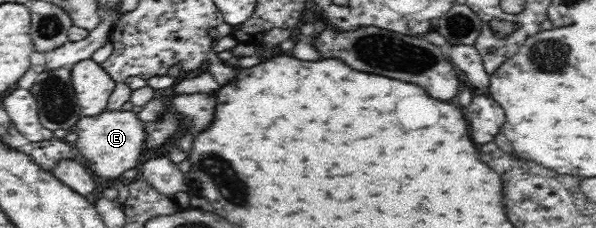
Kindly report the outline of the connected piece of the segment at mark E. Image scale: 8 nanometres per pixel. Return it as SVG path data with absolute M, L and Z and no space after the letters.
M135 109L105 111L98 117L83 116L74 127L78 138L72 144L88 163L91 173L105 180L117 180L124 171L138 167L142 145L146 141L144 122L135 115Z

